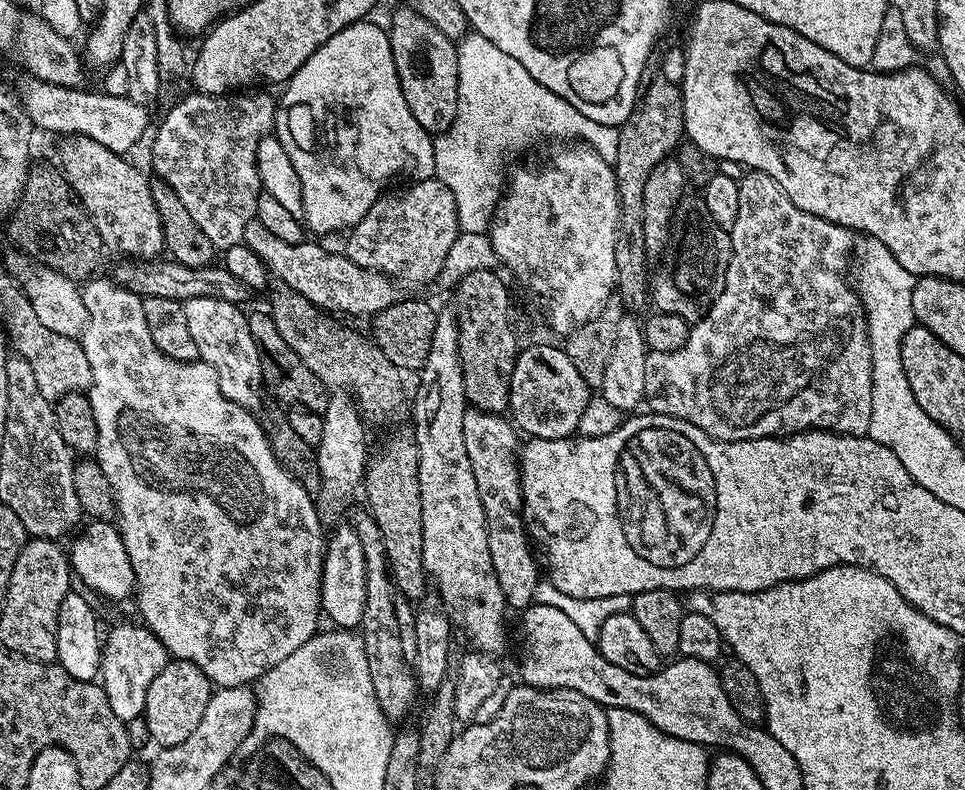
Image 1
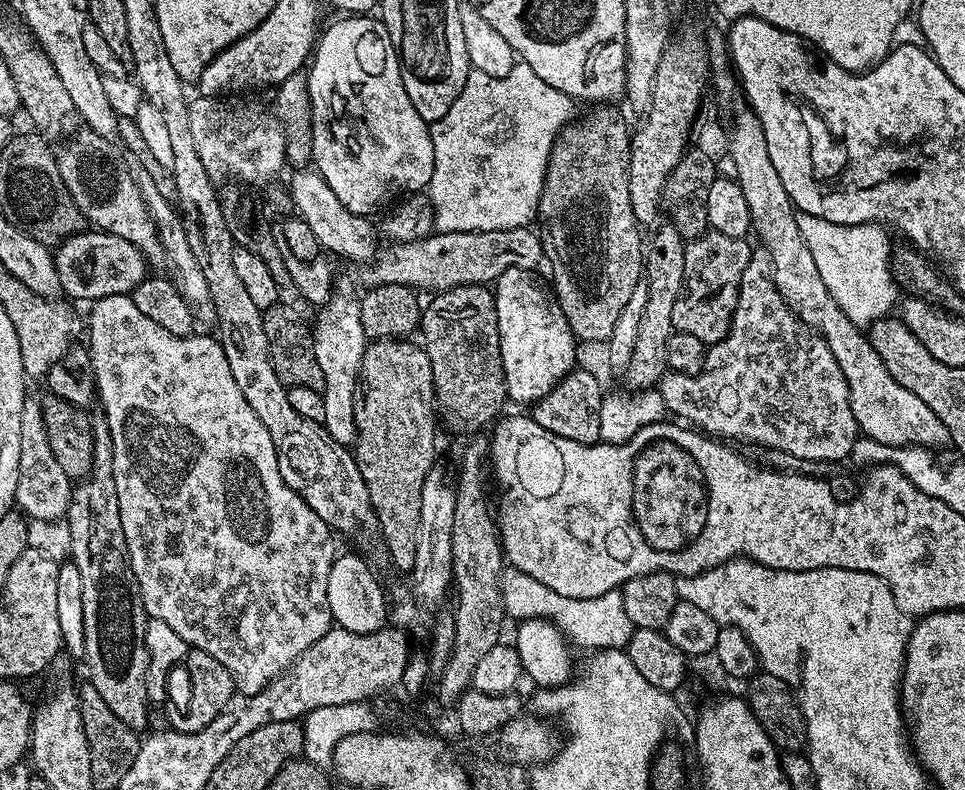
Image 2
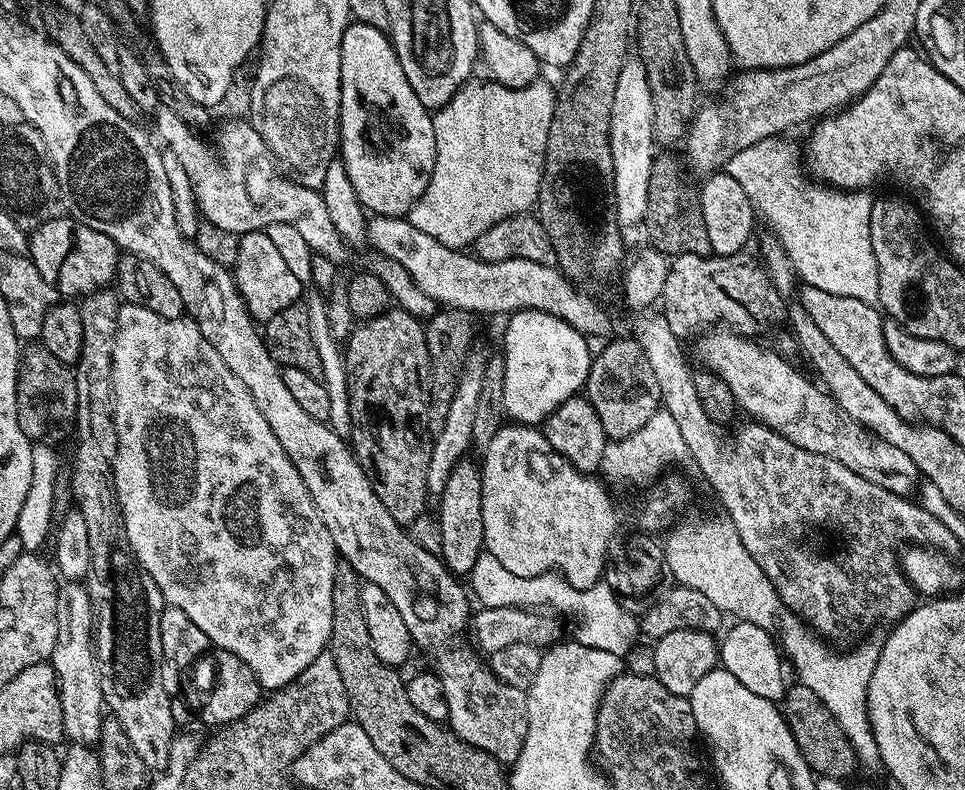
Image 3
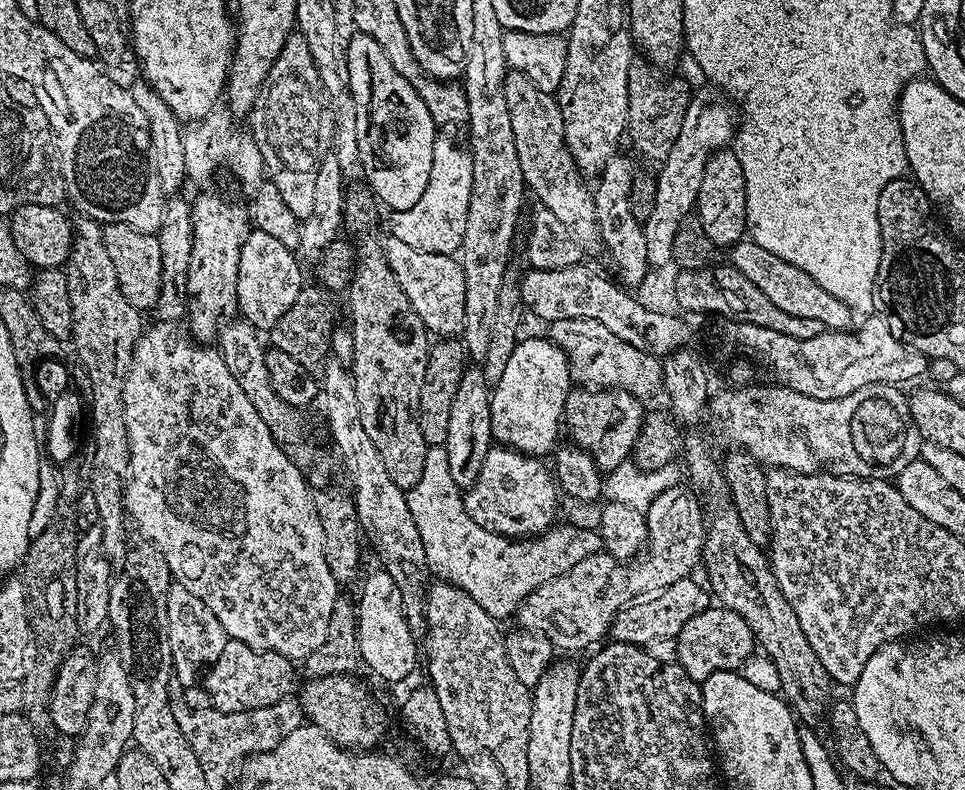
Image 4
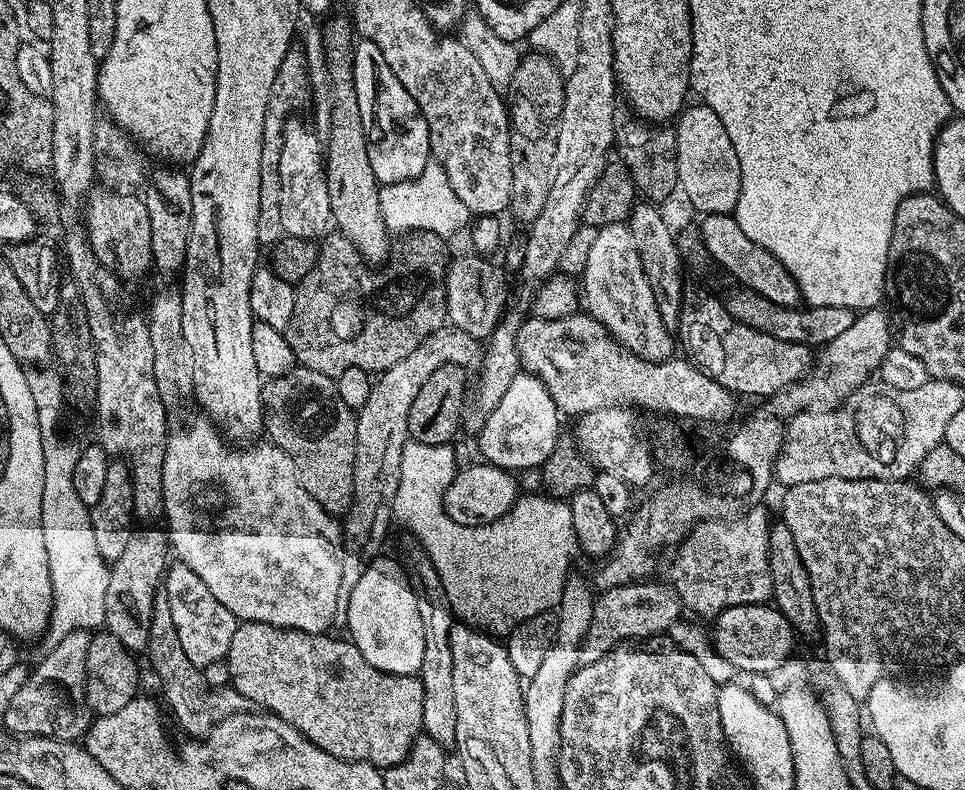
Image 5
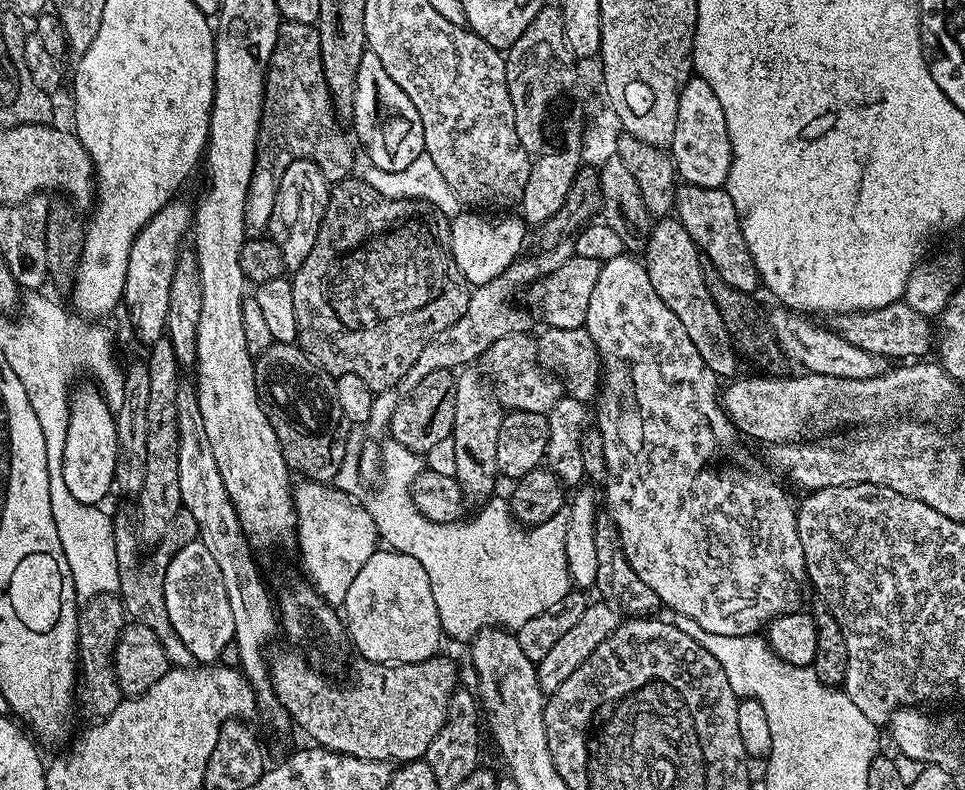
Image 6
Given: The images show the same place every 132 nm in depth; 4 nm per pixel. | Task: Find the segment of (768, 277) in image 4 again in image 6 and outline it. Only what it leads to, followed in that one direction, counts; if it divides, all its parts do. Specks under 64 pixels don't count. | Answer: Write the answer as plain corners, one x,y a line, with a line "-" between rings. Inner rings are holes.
681,183
676,190
674,216
686,226
686,234
694,238
700,248
701,257
730,286
749,294
755,293
755,288
761,287
760,275
756,273
754,258
750,258
750,246
746,246
746,238
742,238
742,226
738,210
734,210
734,202
724,188
707,188

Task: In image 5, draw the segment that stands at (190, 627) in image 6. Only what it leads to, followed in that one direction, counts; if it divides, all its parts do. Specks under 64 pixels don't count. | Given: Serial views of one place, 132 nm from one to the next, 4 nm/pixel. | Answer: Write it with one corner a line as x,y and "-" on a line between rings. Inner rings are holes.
173,563
164,573
162,594
168,599
170,618
174,618
174,630
178,630
178,642
182,642
182,650
192,665
203,669
212,662
225,659
238,621
222,602
218,602
218,598
214,598
214,594
210,594
202,578
198,578
190,566

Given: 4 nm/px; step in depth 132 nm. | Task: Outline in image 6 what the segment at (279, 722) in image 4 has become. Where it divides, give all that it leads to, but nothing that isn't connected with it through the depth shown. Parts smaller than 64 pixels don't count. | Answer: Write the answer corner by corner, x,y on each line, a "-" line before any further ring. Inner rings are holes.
181,511
180,515
176,517
176,521
172,523
172,529
149,551
152,553
145,560
140,560
142,548
137,541
133,525
129,521
127,524
126,521
117,519
113,523
112,529
114,530
114,546
118,554
118,574
120,575
118,596
123,601
124,611
135,623
146,626
152,631
153,637
160,643
162,650
166,650
169,665
178,668
193,667
194,661
190,650
186,650
186,646
182,642
182,638
178,638
174,626
170,626
170,614
166,614
166,586
164,583
166,582
166,566
170,566
174,554
178,554
178,550
182,546
197,539
198,533
194,518
188,512

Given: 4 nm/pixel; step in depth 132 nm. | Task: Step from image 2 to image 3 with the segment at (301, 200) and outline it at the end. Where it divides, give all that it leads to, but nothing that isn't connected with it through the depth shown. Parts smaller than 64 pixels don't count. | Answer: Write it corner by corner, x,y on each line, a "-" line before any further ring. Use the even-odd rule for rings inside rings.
373,215
367,221
366,229
367,243
372,243
381,252
381,257
400,263
409,272
409,278
425,294
432,296
437,305
445,308
461,308
473,314
481,314
480,312
511,314
529,308
546,314
554,314
554,318
562,318
562,322
574,326
574,330
578,330
589,338
609,335
607,334
608,316
604,313
603,306
594,297
587,296
584,293
587,291
583,287
573,284
559,267
542,262
530,262
526,258
506,258
502,262
486,262
467,251
442,246
438,238
430,238
430,234
422,234
422,230
418,230
418,226
411,224
404,216

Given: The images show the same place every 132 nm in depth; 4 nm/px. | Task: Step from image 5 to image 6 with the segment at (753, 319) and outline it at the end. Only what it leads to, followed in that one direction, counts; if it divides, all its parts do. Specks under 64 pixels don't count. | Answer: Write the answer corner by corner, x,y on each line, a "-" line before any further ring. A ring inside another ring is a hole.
897,302
885,308
876,308
873,312
841,312
835,317
834,331
856,347
868,351
871,355
887,358
897,356
897,361
908,362
913,358
924,358
928,351
934,348
934,324
929,317
915,313
905,302

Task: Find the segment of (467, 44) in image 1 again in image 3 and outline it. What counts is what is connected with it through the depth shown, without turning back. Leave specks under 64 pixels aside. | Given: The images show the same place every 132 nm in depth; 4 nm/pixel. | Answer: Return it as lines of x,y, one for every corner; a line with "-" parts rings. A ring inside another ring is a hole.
469,79
453,94
450,102
446,102
446,106
435,109
432,118
432,125
436,131
436,161
434,162
434,170
426,190
420,195
418,202
406,214
406,219
414,226
418,226
418,230
422,230
422,234
430,234
430,238
438,238
438,242
442,242
442,246
450,246
451,248
461,250
475,245
476,239
486,230
490,230
490,226
494,226
503,220
508,220
512,216
523,216
533,211
540,194
544,143
548,140
550,122
556,109
556,92
553,85
551,88
548,84
537,82
525,88
507,88
501,84
489,82
487,79
484,79
485,81
476,79

